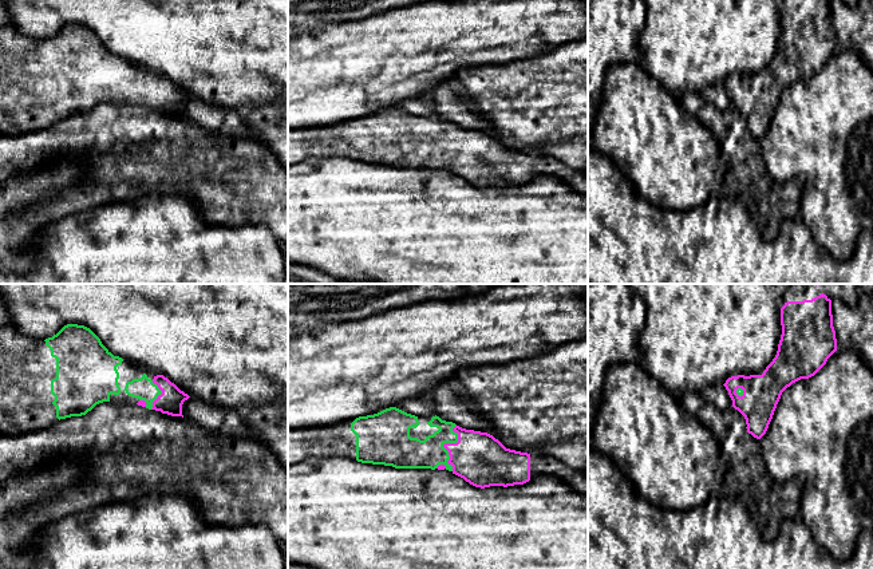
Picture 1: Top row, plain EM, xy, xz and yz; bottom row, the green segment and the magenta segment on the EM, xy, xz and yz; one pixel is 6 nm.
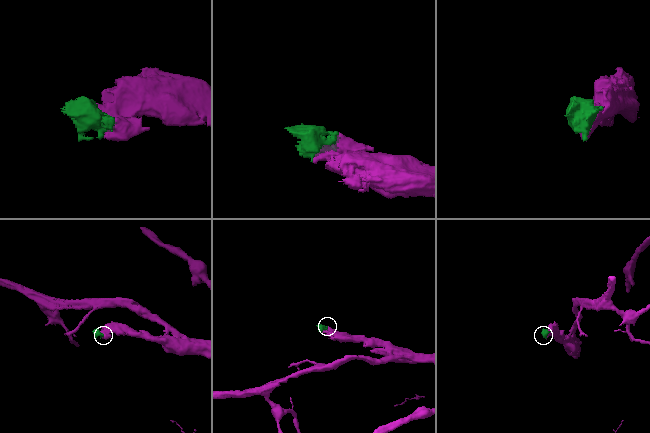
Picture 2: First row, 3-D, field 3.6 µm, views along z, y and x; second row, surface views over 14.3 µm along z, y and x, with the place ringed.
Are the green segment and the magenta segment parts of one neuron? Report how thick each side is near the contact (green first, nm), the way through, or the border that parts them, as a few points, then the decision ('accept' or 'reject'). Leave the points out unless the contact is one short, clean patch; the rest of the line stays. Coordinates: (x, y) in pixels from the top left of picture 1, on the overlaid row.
calibres 190 and 320 nm; accept

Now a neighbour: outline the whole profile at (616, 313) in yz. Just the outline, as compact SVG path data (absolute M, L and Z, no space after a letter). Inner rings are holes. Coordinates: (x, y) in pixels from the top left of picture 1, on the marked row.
M588 284L588 436L603 402L607 370L621 363L637 363L637 339L645 327L645 301L629 284Z

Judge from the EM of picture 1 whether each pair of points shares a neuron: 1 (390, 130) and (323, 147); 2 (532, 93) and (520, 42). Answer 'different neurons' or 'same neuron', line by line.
1: same neuron
2: different neurons

